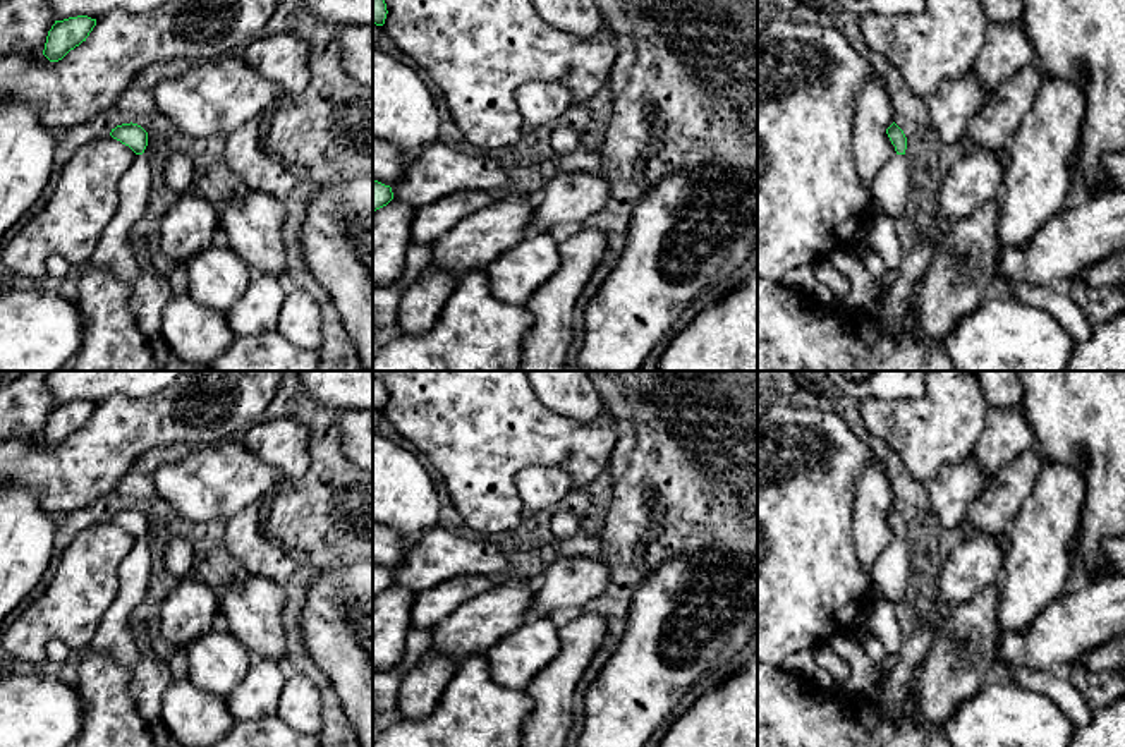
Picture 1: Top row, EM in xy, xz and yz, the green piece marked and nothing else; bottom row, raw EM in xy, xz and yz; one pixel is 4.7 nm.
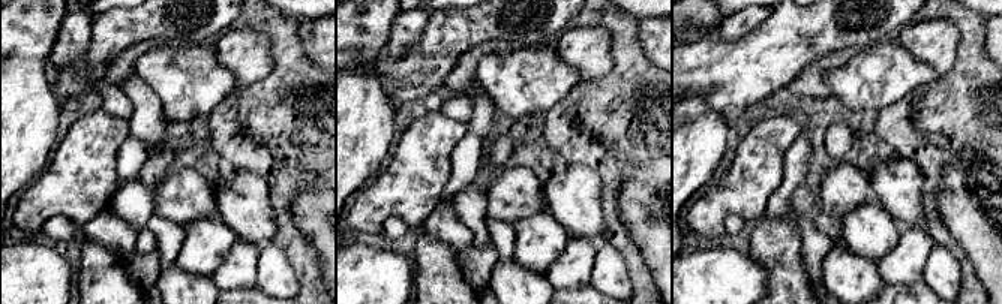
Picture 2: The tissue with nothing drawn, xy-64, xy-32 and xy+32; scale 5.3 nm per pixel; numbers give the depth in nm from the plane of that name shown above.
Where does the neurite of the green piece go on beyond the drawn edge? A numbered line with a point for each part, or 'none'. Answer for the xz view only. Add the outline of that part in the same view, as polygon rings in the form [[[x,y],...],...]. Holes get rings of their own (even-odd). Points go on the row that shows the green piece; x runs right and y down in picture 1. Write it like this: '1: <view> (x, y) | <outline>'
none

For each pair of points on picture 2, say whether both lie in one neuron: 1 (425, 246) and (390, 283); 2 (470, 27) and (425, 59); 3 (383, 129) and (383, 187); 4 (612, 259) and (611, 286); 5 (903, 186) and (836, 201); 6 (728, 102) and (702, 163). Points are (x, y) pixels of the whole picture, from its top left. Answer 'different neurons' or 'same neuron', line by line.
1: different neurons
2: same neuron
3: different neurons
4: same neuron
5: same neuron
6: different neurons

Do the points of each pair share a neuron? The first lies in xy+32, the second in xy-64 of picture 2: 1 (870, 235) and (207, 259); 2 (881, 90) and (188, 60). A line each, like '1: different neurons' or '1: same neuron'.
1: same neuron
2: same neuron

